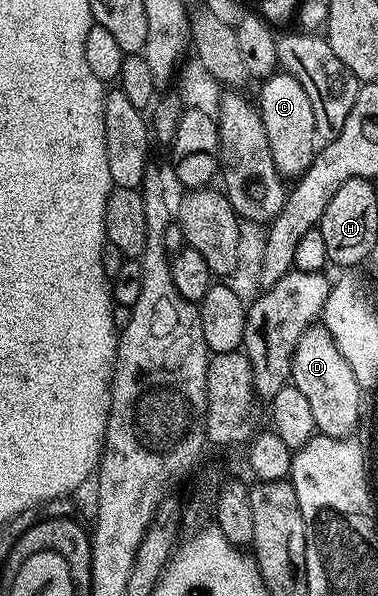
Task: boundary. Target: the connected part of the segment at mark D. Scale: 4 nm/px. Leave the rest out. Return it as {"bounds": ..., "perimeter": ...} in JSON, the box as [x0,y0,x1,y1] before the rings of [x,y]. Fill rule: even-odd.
{"bounds":[290,323,362,437],"perimeter":[[[323,323],[309,325],[298,339],[292,356],[290,381],[310,402],[314,423],[323,436],[344,437],[353,432],[351,429],[360,421],[362,390],[358,387],[358,379],[354,379],[354,371],[350,371],[350,363],[342,359],[342,351],[338,351],[330,331],[326,331]]]}

